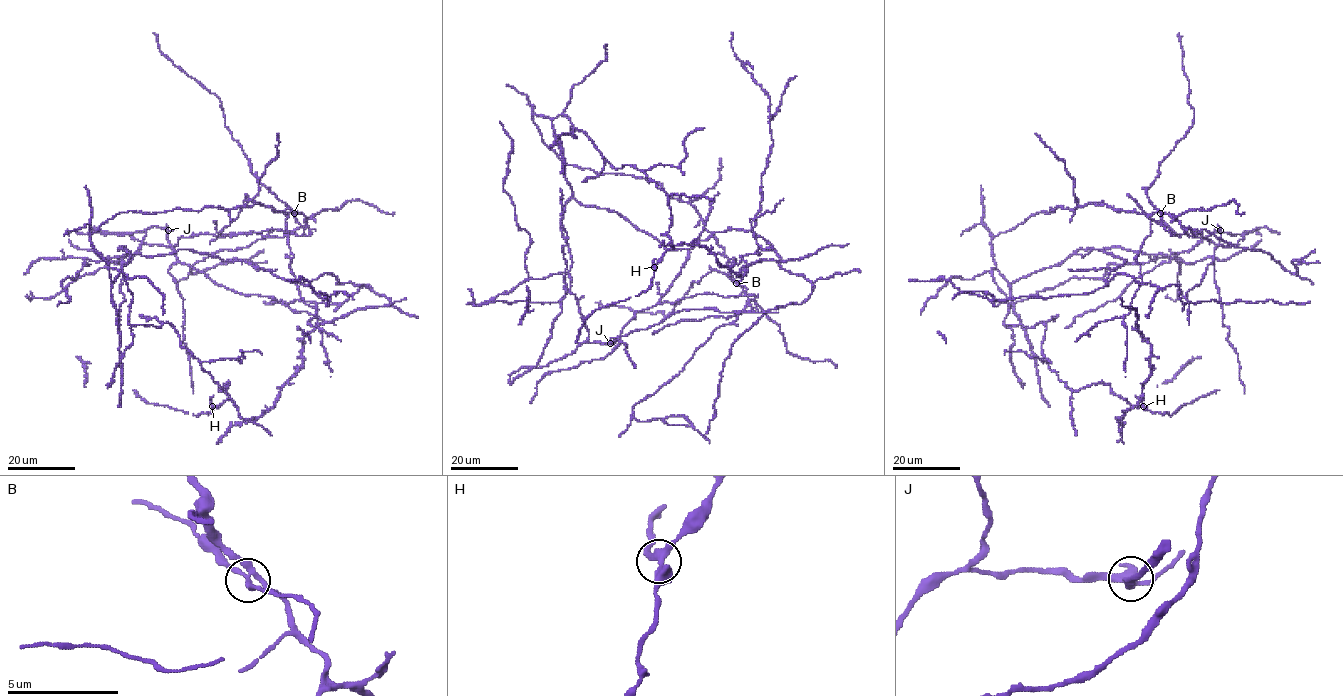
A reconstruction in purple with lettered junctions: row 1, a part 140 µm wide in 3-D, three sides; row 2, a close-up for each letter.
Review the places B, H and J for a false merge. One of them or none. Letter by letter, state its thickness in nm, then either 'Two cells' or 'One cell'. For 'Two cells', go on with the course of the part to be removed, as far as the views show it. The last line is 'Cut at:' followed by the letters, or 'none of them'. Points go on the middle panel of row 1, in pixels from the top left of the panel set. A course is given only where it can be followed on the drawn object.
B: Thickness 240 nm. One cell
H: Thickness 320 nm. One cell
J: Thickness 300 nm. Two cells. Course of the part to remove: (610, 343), (634, 330), (658, 325), (682, 309), (778, 312)
Cut at: J

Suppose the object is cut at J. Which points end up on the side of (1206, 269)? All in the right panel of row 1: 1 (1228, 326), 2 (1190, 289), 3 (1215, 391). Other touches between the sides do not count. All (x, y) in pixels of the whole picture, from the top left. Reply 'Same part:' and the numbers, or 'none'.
Same part: 1, 2

